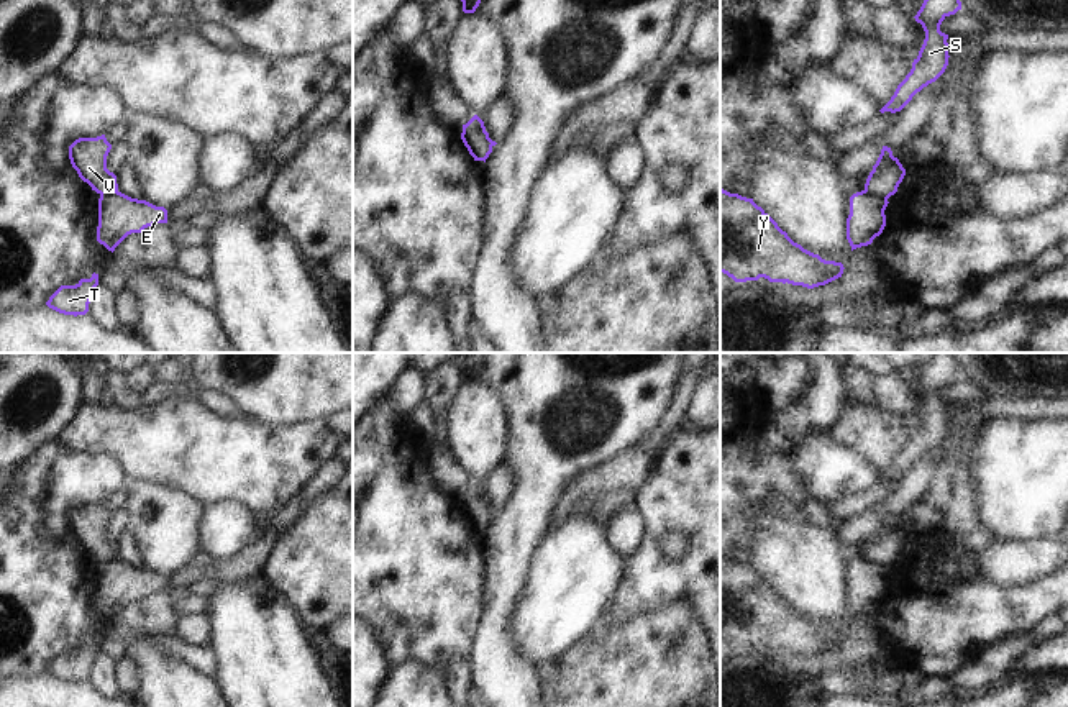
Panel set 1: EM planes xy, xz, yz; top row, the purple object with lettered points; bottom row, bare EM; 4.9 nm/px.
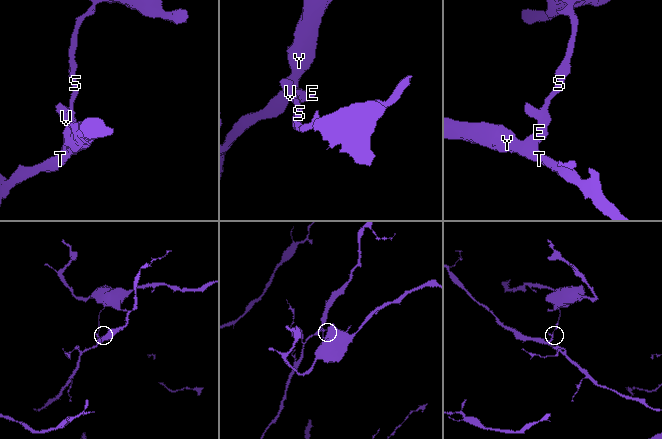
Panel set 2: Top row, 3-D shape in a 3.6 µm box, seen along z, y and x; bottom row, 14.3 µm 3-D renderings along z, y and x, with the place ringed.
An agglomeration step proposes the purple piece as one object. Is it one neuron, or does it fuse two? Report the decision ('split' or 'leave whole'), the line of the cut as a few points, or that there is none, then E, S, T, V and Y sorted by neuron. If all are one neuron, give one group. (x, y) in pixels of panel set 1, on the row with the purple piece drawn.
split; cut in yz along (863, 191), (886, 199); E T Y / S V

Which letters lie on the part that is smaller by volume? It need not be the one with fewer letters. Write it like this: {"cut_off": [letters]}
{"cut_off": ["E", "T", "Y"]}

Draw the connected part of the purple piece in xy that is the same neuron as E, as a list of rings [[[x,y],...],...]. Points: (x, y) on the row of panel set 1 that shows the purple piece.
[[[121,192],[100,195],[97,241],[108,251],[131,233],[141,233],[156,223],[167,223],[167,210]]]

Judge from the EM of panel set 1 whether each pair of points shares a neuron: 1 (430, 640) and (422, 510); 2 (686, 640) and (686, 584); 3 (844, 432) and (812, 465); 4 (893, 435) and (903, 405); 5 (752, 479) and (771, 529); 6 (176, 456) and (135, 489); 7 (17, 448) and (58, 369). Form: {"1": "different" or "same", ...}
{"1": "same", "2": "different", "3": "different", "4": "different", "5": "different", "6": "different", "7": "same"}

